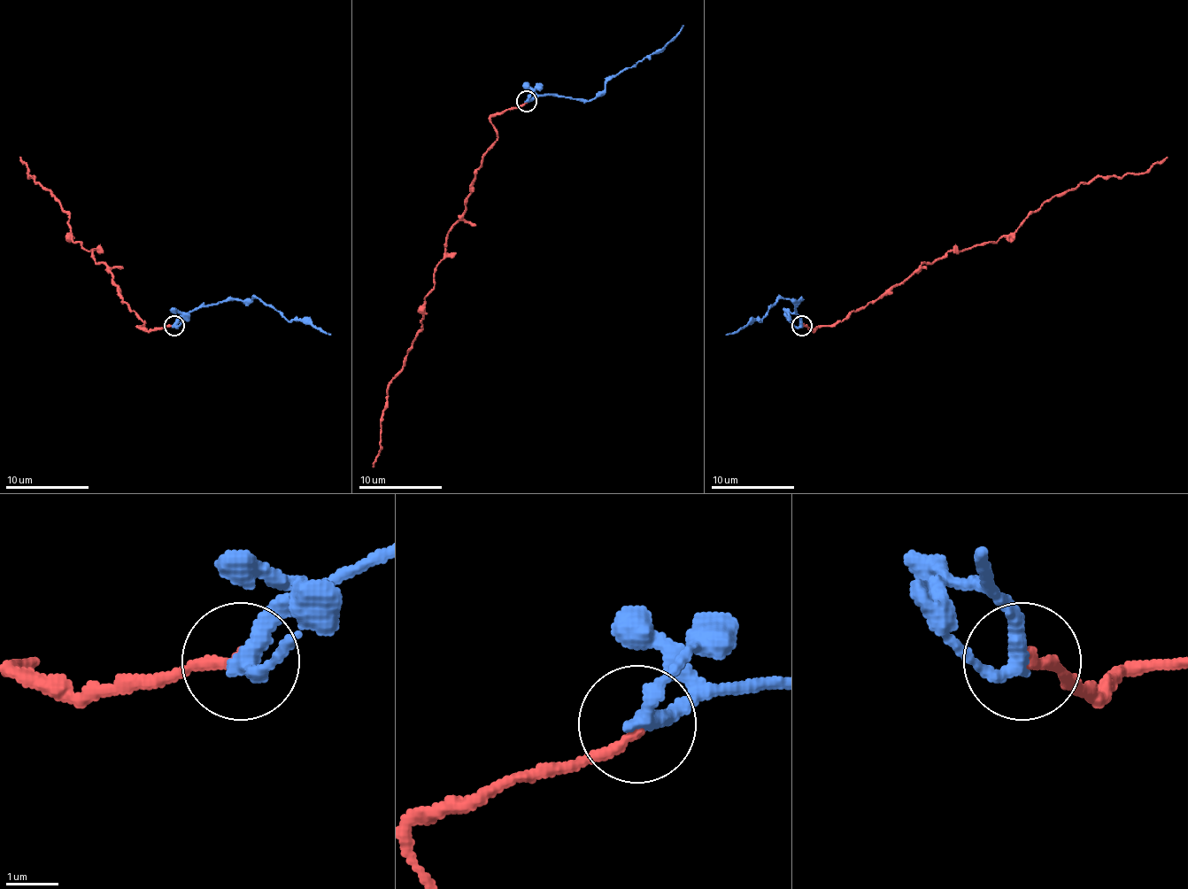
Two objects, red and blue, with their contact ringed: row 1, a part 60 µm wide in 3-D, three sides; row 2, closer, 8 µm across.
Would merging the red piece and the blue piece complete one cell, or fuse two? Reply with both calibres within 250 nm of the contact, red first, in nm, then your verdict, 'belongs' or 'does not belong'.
calibres 240 and 320 nm; belongs

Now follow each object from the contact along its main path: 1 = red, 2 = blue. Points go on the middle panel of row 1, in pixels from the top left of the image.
1: (526, 103), (490, 119), (495, 144), (447, 239), (424, 299), (422, 328), (391, 381), (381, 452), (373, 466)
2: (526, 100), (549, 94), (592, 100), (609, 80), (659, 50), (683, 26)

